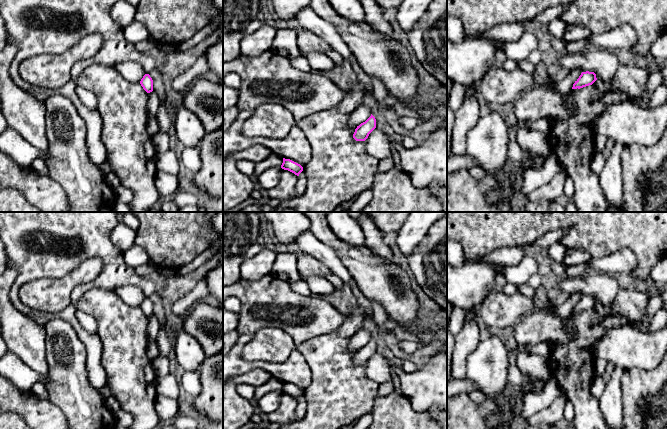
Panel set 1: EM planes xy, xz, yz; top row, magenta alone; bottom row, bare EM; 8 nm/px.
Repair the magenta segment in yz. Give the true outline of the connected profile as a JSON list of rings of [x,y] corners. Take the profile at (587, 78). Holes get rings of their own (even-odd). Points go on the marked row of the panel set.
[[[582,72],[579,78],[573,84],[572,89],[580,89],[589,85],[592,85],[597,80],[594,72]]]

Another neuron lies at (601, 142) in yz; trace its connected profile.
[[[598,134],[594,136],[593,143],[595,152],[602,152],[609,147],[610,140],[606,136]]]

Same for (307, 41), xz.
[[[303,30],[297,35],[297,46],[302,56],[310,52],[326,53],[331,50],[328,43],[313,32]]]

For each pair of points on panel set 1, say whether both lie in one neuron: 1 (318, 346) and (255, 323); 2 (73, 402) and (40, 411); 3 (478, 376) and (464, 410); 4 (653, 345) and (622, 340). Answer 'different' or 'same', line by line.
1: different
2: different
3: different
4: same

